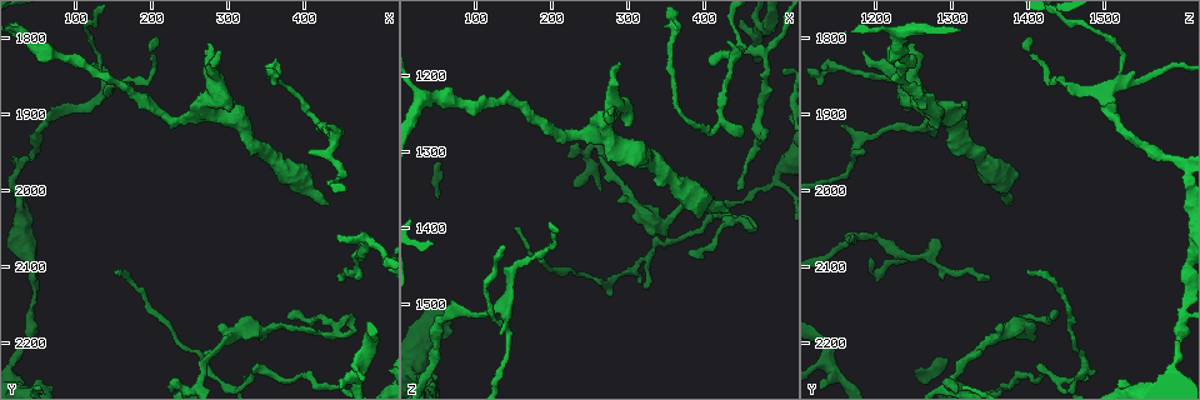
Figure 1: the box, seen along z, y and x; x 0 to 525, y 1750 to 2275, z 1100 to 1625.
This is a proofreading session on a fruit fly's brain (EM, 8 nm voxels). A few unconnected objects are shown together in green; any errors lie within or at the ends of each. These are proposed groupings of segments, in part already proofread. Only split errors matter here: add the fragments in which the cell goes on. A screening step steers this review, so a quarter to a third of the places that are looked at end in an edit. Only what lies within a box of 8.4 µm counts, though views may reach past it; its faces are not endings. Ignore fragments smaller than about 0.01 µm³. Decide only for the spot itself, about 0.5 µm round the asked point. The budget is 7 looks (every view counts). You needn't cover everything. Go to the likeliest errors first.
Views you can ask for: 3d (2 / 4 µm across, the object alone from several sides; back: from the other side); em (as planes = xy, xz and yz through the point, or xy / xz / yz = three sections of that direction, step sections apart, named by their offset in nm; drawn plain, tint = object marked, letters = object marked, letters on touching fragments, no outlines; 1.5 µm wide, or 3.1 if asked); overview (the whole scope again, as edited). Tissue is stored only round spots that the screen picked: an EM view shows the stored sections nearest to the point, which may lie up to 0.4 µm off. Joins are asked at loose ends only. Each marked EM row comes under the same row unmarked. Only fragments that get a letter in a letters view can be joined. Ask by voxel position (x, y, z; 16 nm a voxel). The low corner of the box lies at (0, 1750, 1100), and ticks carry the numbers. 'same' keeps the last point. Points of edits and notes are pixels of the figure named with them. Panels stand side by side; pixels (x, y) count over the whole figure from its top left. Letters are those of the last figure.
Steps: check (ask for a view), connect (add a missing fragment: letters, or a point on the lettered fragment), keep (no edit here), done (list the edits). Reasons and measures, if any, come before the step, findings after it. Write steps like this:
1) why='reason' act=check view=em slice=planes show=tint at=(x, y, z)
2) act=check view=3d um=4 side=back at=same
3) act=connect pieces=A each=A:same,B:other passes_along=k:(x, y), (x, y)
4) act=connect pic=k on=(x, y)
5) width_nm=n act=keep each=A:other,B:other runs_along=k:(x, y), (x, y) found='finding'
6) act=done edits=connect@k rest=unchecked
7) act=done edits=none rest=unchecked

why='tapers out' act=check view=em slice=yz step=4 show=letters at=(445, 2115, 1355)

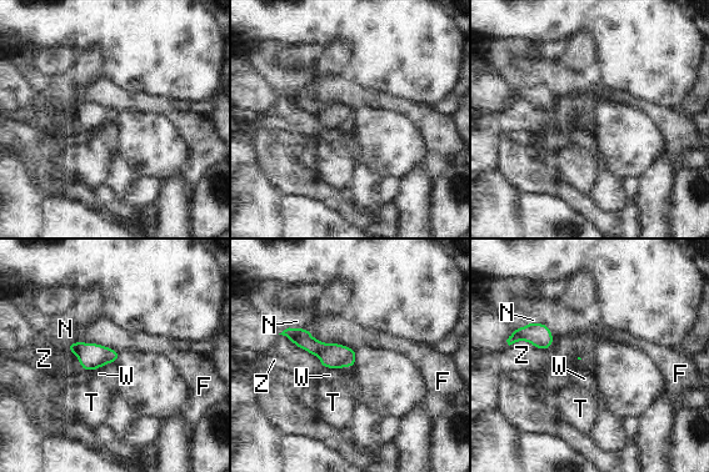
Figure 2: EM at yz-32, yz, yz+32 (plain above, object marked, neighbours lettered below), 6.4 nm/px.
why='cut it another way' act=check view=em slice=planes show=letters at=same

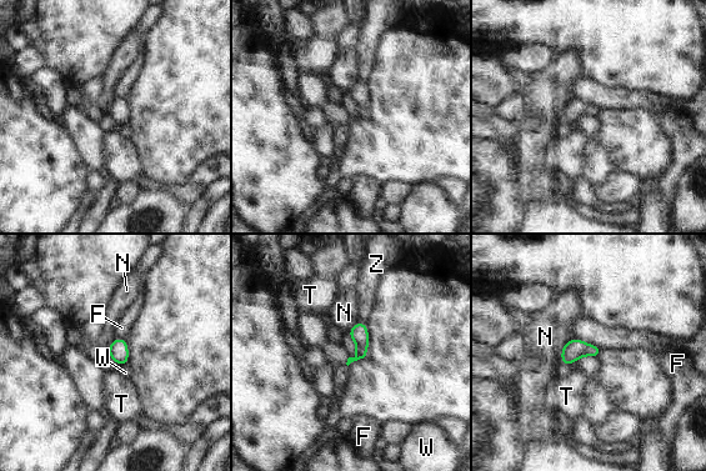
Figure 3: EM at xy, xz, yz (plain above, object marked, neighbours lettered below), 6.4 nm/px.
act=keep each=F:other,N:other,T:other,W:other,Z:other border=3:(571, 337), (595, 344), (601, 350) found='no lettered fragment goes on from it'

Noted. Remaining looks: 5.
why='an open end' act=check view=3d um=2 side=back at=(350, 2195, 1415)

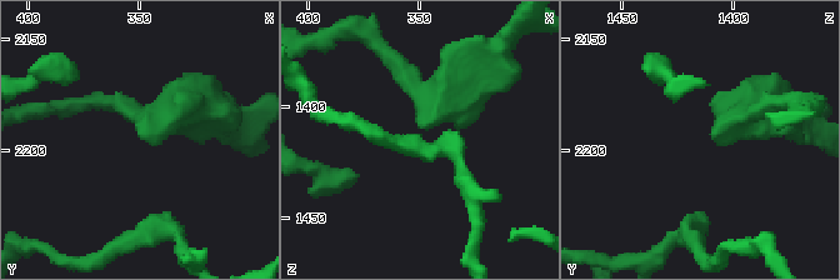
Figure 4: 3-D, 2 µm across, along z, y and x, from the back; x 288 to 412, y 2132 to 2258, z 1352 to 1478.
why='now the EM' act=check view=em slice=xz step=4 show=tint at=(350, 2193, 1410)

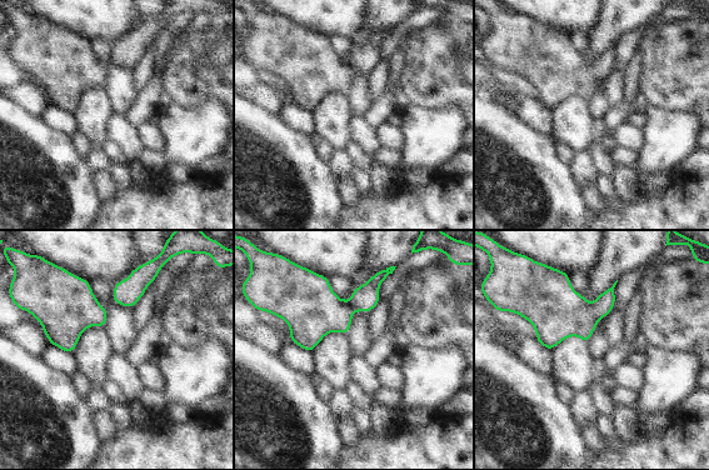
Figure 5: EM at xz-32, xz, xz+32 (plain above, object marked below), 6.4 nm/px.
why='another direction' act=check view=em slice=planes show=letters at=same

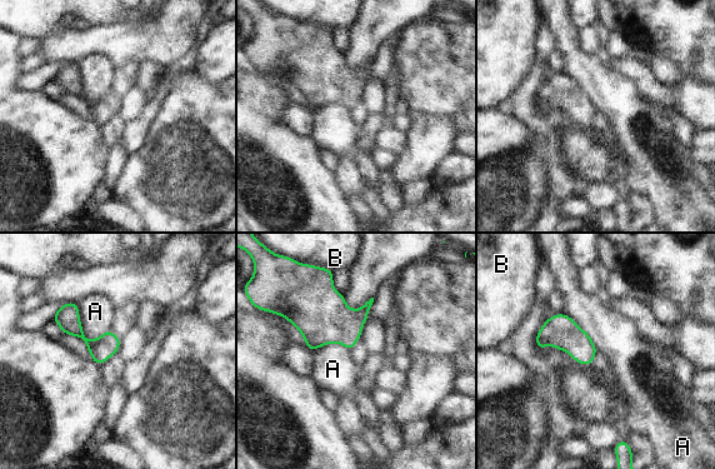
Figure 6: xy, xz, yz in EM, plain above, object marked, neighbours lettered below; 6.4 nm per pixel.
longest_contact=A:280nm act=keep each=A:other,B:other found='none of them fits'

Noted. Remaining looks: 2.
why='an open end' act=check view=em slice=xz step=4 show=tint at=(445, 2060, 1170)

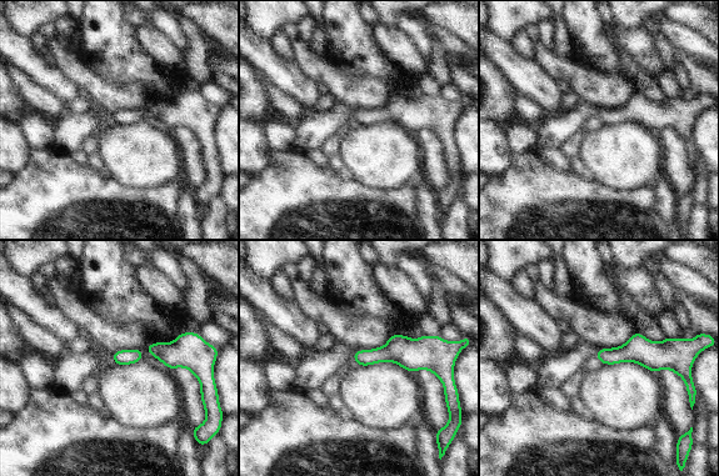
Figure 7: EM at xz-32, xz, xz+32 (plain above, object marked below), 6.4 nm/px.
why='cut it another way' act=check view=em slice=planes show=letters at=same

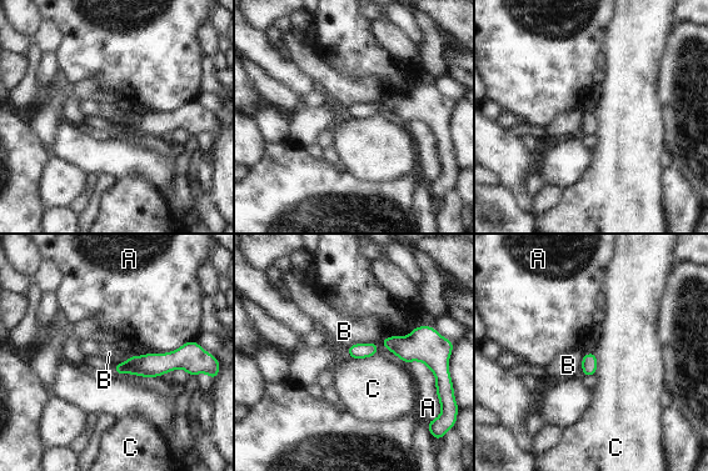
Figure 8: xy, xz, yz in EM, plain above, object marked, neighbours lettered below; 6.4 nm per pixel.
act=keep each=A:other,B:other,C:other found='no lettered fragment goes on from it'

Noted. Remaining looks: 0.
act=done edits=none rest=unchecked

